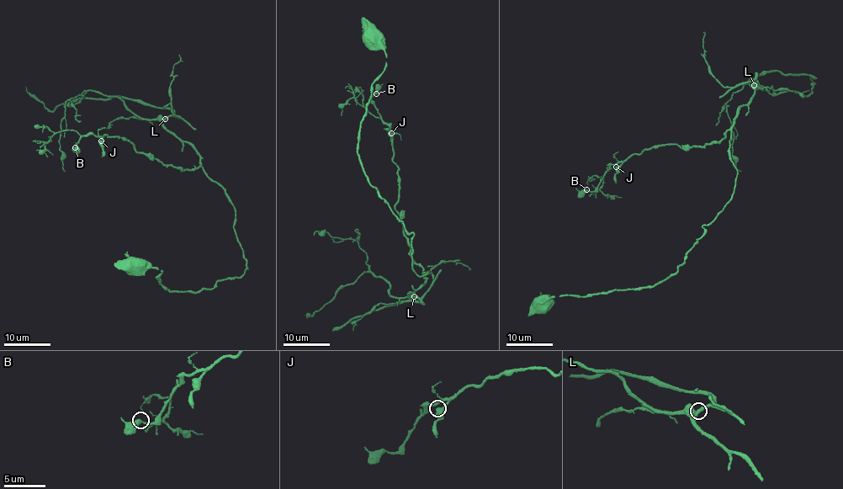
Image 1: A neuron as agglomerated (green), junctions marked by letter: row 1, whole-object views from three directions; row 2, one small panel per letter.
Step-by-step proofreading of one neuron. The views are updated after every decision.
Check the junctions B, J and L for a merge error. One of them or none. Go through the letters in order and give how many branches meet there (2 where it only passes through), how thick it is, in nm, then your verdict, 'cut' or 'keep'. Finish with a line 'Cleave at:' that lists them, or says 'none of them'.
B: 2 | 320 nm | keep
J: 2 | 440 nm | keep
L: 2 | 400 nm | keep
Cleave at: none of them

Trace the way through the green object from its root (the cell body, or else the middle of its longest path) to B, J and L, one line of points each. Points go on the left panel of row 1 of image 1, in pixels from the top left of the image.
B: (134, 266), (172, 292), (240, 277), (234, 204), (201, 167), (121, 137), (75, 147)
J: (134, 266), (197, 293), (248, 268), (234, 204), (203, 168), (101, 140)
L: (134, 266), (162, 272), (156, 278), (172, 292), (197, 293), (248, 268), (234, 204), (166, 119)

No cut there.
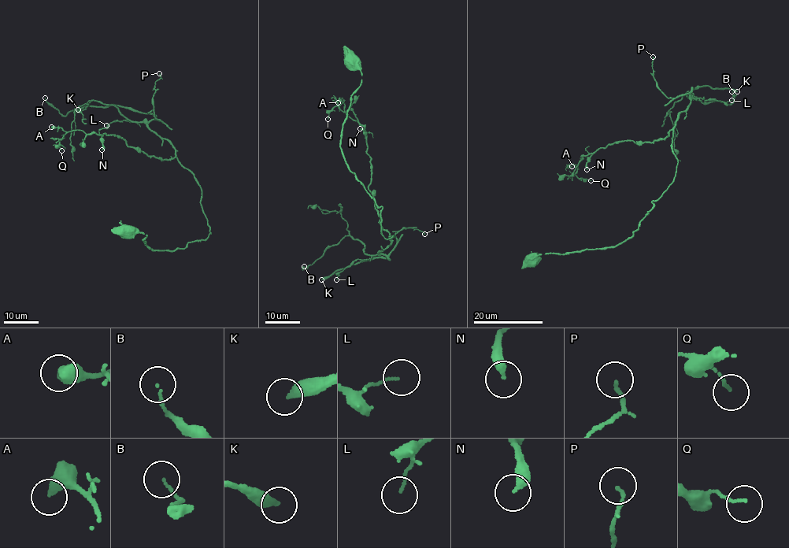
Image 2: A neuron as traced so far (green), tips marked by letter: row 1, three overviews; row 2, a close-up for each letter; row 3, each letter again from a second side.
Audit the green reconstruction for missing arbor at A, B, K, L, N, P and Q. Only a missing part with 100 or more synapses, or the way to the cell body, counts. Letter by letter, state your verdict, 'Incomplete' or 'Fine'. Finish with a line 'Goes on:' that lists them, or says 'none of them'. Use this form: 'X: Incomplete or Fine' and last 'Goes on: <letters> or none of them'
A: Fine
B: Fine
K: Incomplete
L: Fine
N: Fine
P: Fine
Q: Fine
Goes on: K

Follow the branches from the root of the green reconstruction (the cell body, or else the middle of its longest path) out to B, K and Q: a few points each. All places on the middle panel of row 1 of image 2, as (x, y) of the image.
B: (352, 61), (361, 82), (342, 156), (382, 207), (383, 235), (394, 236), (371, 255), (346, 235), (304, 266)
K: (352, 61), (361, 82), (342, 156), (382, 207), (383, 235), (394, 236), (379, 252), (388, 259), (321, 279)
Q: (352, 61), (361, 82), (342, 156), (393, 238), (368, 189), (364, 128), (337, 105), (327, 119)

